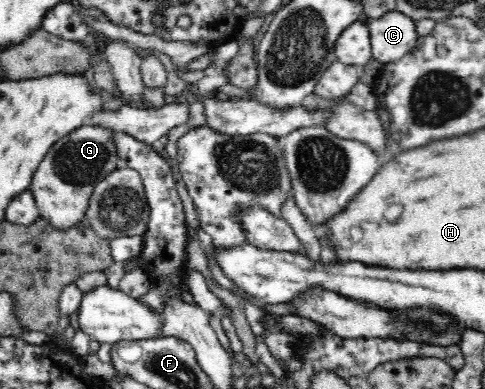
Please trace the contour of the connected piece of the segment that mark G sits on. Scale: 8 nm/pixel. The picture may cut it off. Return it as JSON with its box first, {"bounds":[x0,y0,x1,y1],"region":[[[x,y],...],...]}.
{"bounds":[29,123,121,229],"region":[[[86,123],[54,142],[38,165],[29,188],[40,217],[60,229],[84,223],[89,196],[96,184],[106,173],[121,165],[111,142],[113,134],[109,128]]]}

